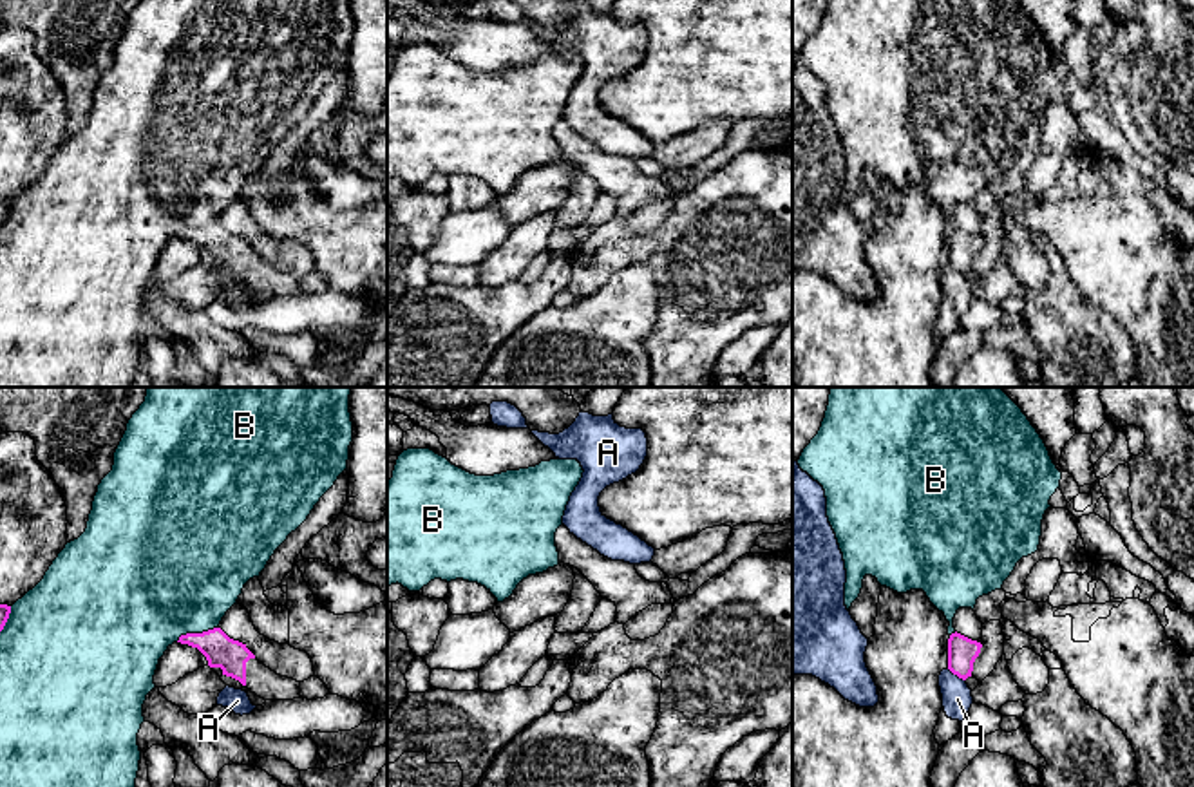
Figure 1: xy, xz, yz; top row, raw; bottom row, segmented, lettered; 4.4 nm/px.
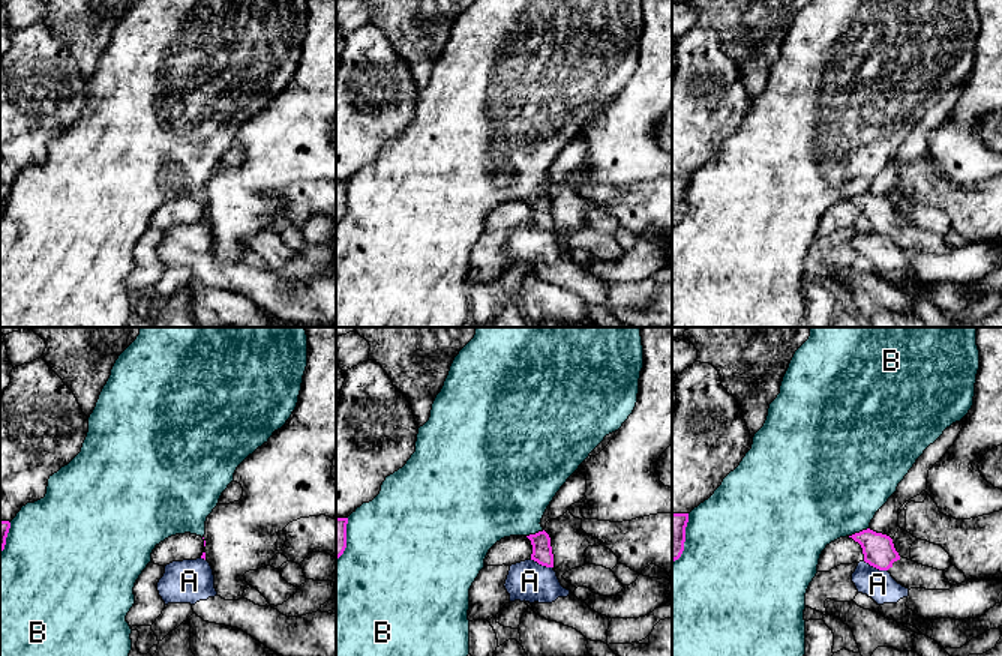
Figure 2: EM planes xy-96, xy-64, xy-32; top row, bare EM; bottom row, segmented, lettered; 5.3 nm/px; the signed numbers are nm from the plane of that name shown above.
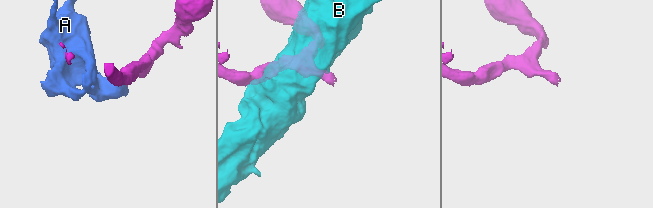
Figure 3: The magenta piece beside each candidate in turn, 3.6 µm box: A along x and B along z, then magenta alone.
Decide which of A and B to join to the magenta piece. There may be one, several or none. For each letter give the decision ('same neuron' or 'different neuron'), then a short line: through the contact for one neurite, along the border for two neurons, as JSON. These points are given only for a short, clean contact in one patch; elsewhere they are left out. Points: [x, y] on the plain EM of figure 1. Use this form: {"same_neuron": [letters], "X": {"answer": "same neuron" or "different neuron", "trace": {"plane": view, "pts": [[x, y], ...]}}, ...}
{"same_neuron": [], "A": {"answer": "different neuron", "trace": {"plane": "yz", "pts": [[947, 263], [965, 275]]}}, "B": {"answer": "different neuron"}}

